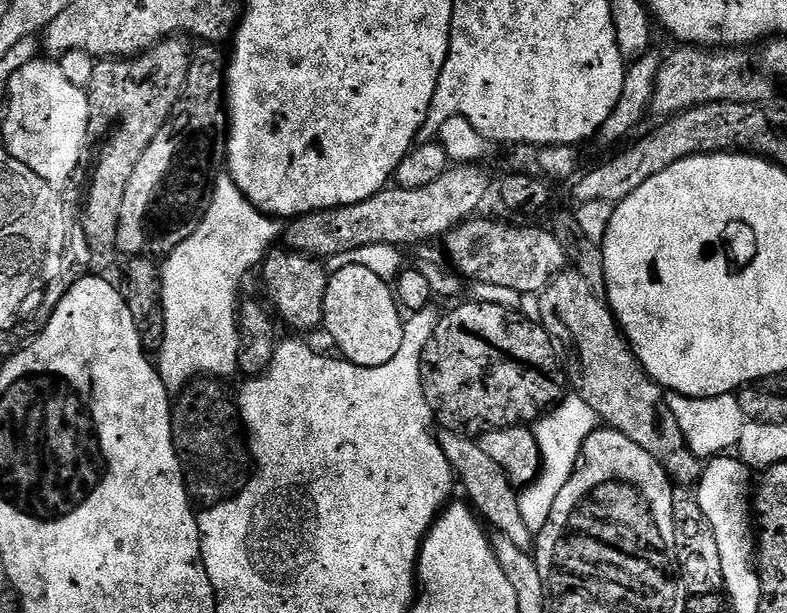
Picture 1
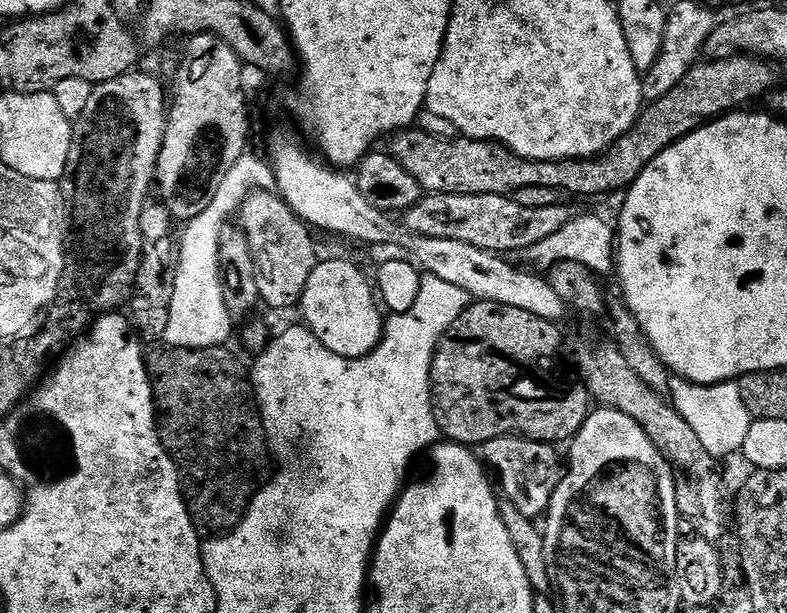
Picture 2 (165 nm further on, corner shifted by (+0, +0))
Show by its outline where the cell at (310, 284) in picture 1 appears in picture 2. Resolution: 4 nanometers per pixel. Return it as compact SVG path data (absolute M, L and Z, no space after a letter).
M257 190L250 192L240 203L238 227L246 234L246 242L250 244L261 301L272 308L295 309L318 263L309 225L295 216L287 202L280 199L275 191Z

